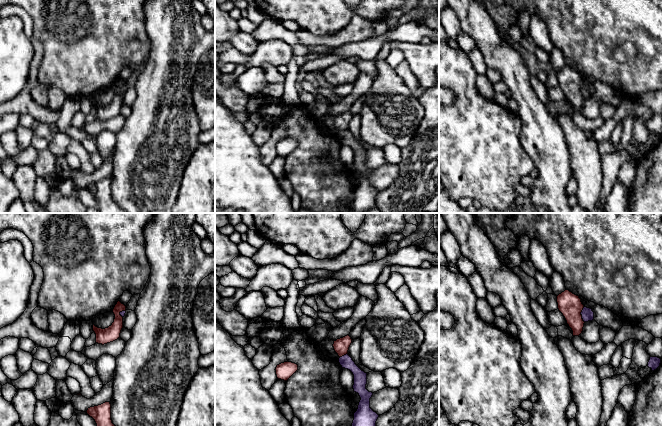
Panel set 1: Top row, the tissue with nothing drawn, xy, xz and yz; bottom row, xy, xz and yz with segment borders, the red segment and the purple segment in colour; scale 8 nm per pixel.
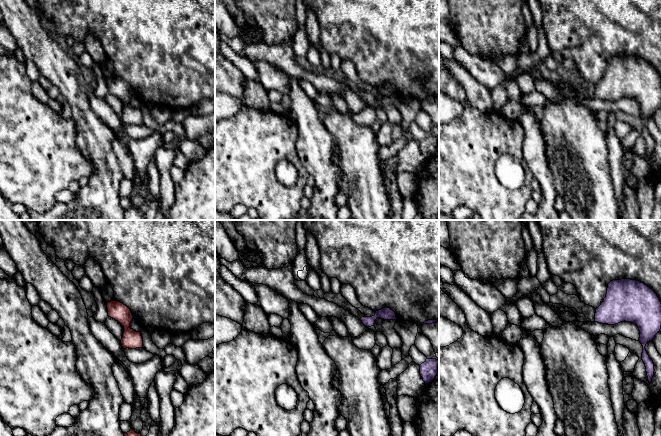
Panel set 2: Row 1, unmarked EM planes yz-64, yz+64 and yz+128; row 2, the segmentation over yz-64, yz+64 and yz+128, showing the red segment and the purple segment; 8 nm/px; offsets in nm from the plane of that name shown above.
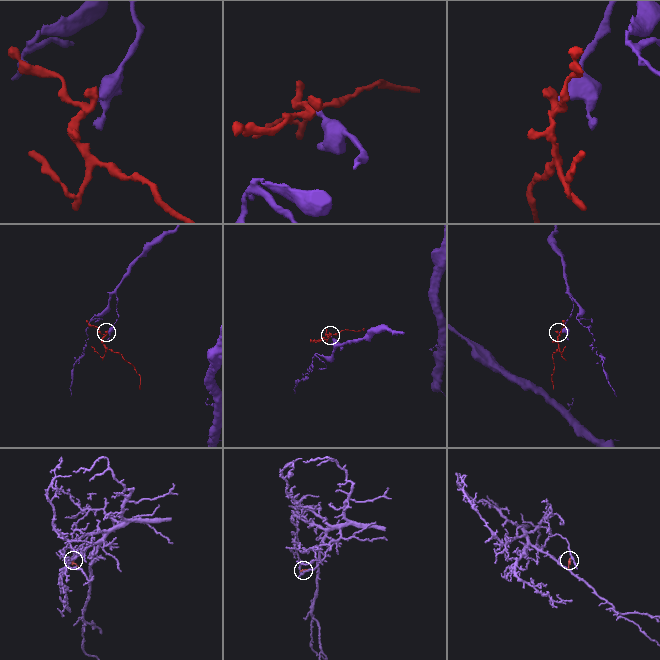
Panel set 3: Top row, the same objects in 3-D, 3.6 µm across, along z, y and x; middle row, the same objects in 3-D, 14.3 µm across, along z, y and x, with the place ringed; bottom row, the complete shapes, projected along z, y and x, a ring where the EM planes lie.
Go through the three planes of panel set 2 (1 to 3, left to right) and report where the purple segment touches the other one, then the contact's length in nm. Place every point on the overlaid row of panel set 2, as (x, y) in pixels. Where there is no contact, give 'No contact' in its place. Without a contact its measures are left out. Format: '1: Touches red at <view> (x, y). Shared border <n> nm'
1: No contact
2: No contact
3: No contact

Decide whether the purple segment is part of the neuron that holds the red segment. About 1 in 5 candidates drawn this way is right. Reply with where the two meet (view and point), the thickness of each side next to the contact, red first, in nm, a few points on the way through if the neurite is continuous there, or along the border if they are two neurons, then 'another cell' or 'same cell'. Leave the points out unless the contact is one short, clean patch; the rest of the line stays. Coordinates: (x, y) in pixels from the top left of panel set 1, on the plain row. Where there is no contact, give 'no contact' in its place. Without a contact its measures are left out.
yz (581, 91) | 190/100 nm | along yz (583, 83), (581, 94), (584, 98) | another cell

